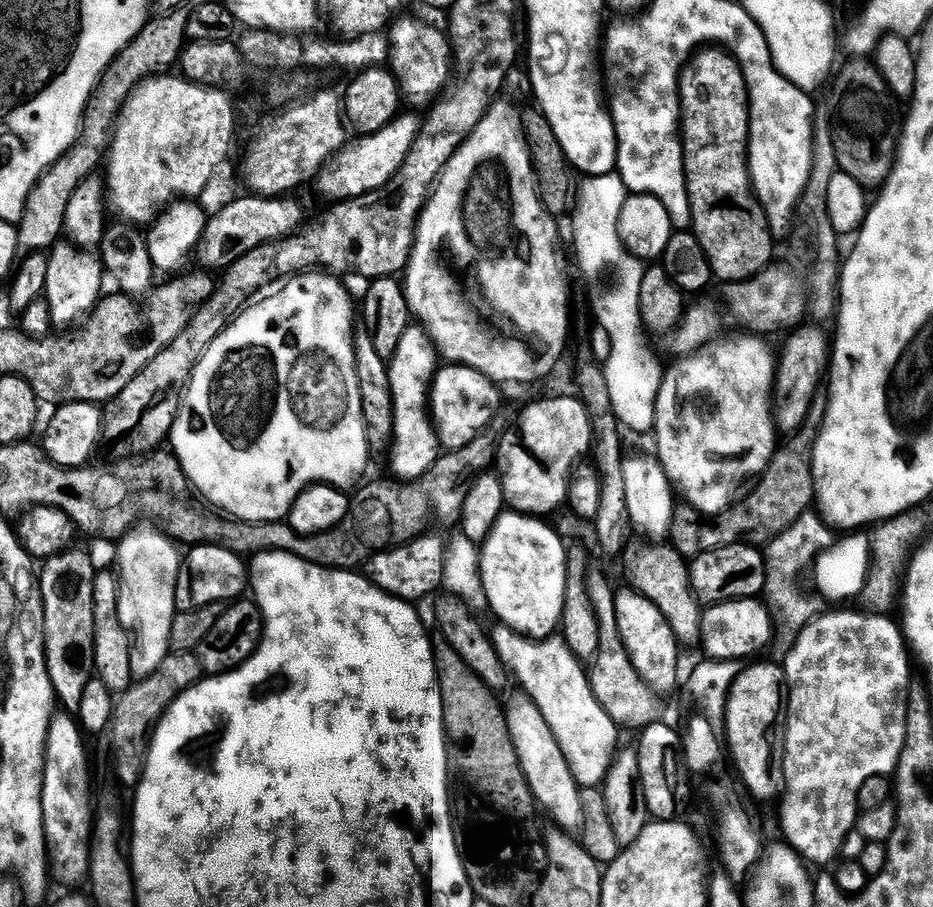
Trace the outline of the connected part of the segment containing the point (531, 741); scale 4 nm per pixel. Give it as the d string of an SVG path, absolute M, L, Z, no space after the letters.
M521 699L513 704L512 715L508 714L506 718L508 733L516 748L520 768L527 778L537 803L554 816L556 824L561 829L574 832L584 816L584 806L580 796L581 787L574 779L567 758L542 712L531 699Z

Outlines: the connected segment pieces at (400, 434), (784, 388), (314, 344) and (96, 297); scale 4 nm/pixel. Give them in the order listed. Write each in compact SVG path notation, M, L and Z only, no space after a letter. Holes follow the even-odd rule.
M409 326L387 365L389 389L392 391L390 432L396 435L396 472L400 476L423 478L435 466L442 452L429 407L430 383L438 369L436 360L438 353L431 336L423 327Z
M797 327L792 337L778 352L776 365L776 385L772 388L772 419L781 433L795 434L809 423L812 403L816 400L816 391L821 391L820 379L825 379L830 368L830 340L818 328Z
M327 271L302 272L300 275L293 275L287 283L289 284L281 292L276 292L273 296L258 301L257 304L249 303L228 324L224 332L214 338L212 345L202 354L201 360L197 362L192 371L191 379L183 389L182 403L176 413L176 420L173 422L170 435L171 451L175 453L182 470L191 483L204 493L205 498L203 497L203 499L221 513L230 513L237 520L245 520L255 524L270 522L271 520L283 521L296 505L300 493L311 485L331 484L333 488L351 489L351 484L368 468L368 431L370 431L370 428L365 423L362 394L359 390L359 376L356 373L354 317L352 318L354 301L341 281ZM296 324L300 324L300 340L296 340ZM232 348L252 348L252 352L240 352L240 356L232 356ZM260 348L272 348L272 352L268 352L268 360L274 360L274 366L276 360L280 360L280 368L269 366L264 372L264 368L260 368L260 356L264 356L264 352L260 352Z
M64 240L57 241L48 254L42 276L44 299L49 306L51 325L66 328L81 323L99 304L102 290L102 272L106 270L98 254L80 249Z

